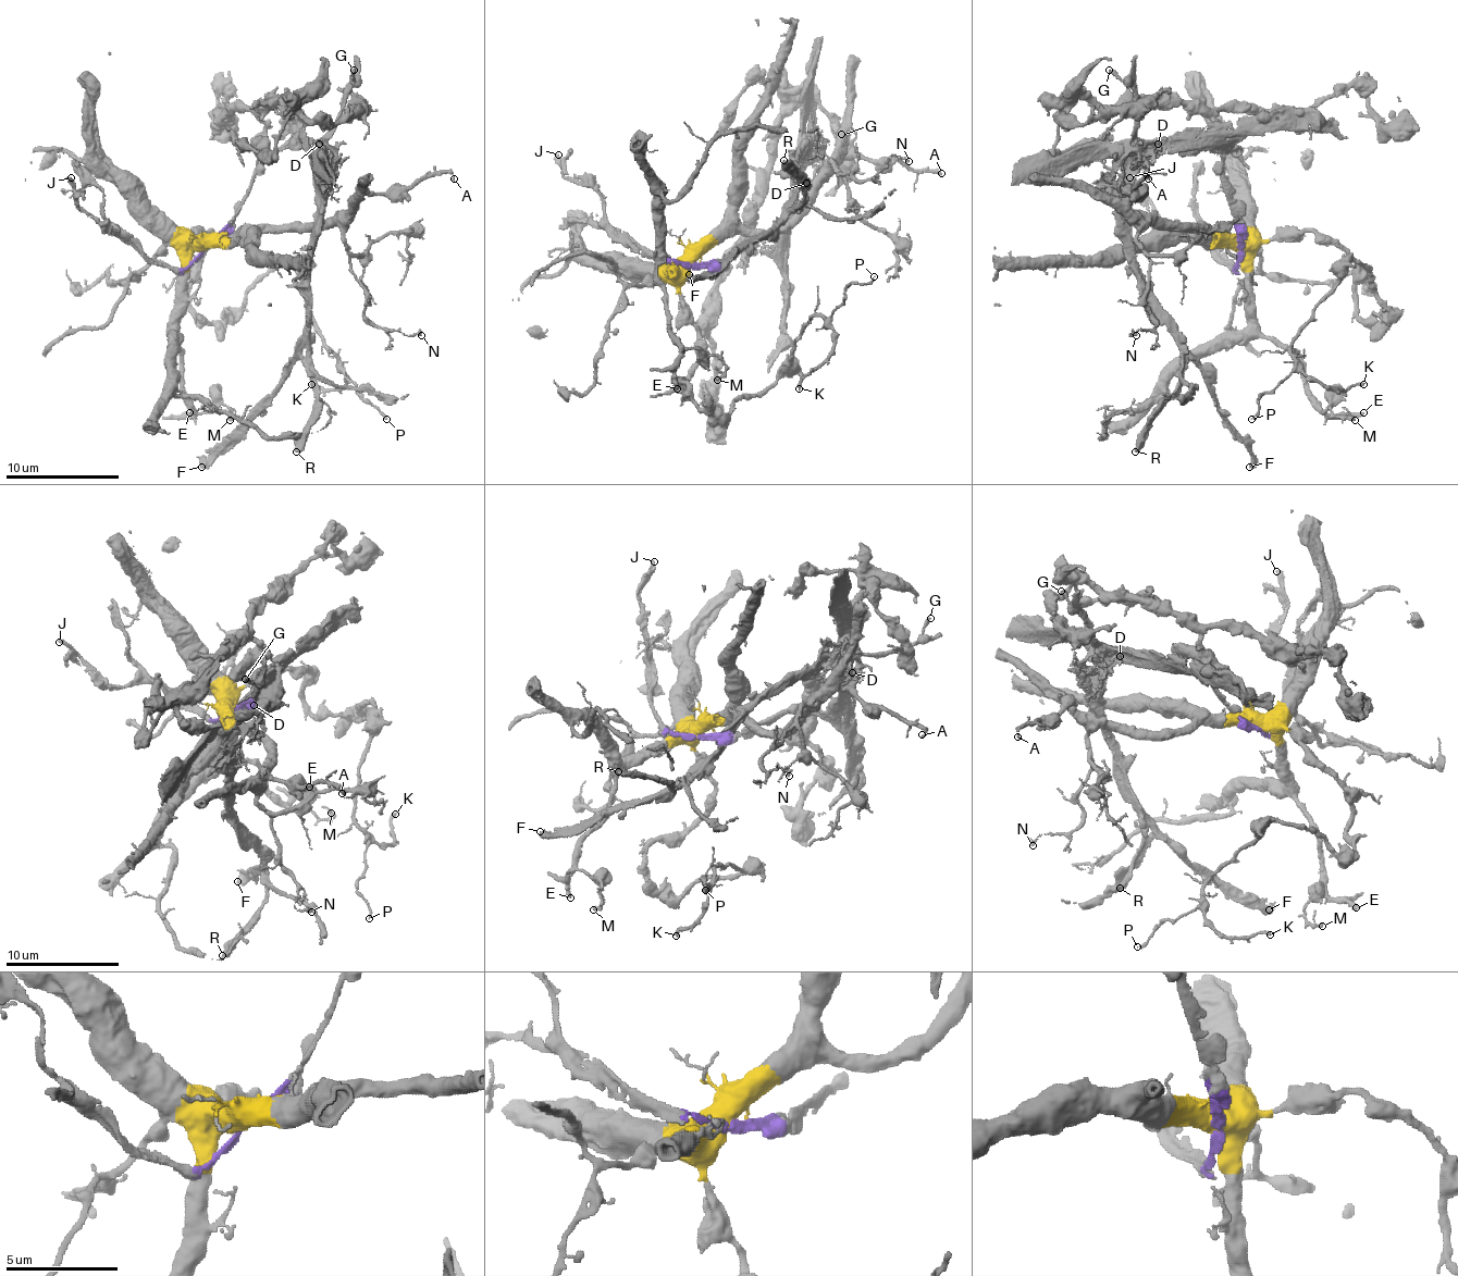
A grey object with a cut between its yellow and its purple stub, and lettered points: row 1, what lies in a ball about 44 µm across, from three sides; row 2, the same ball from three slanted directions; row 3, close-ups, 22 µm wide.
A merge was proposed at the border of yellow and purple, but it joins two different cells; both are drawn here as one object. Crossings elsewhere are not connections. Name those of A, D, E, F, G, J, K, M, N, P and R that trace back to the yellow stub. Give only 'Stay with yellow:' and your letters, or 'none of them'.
Stay with yellow: A, E, K, M, N, P

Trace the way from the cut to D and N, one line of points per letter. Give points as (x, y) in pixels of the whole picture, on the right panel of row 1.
D: (1242, 247), (1239, 219), (1231, 202), (1225, 153), (1211, 148), (1137, 151), (1151, 153), (1157, 143)
N: (1239, 247), (1208, 231), (1148, 225), (1137, 247), (1148, 259), (1146, 310), (1154, 326), (1137, 335)

